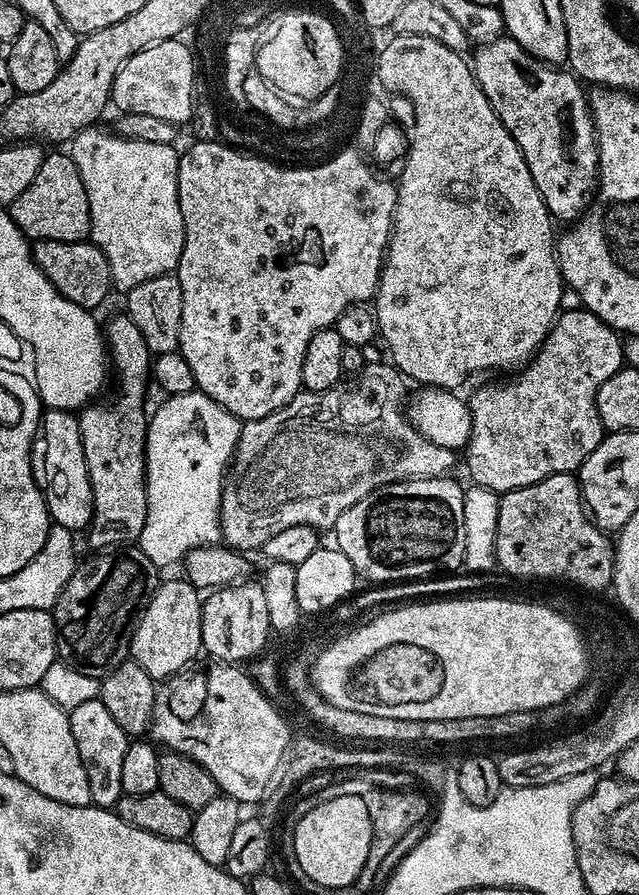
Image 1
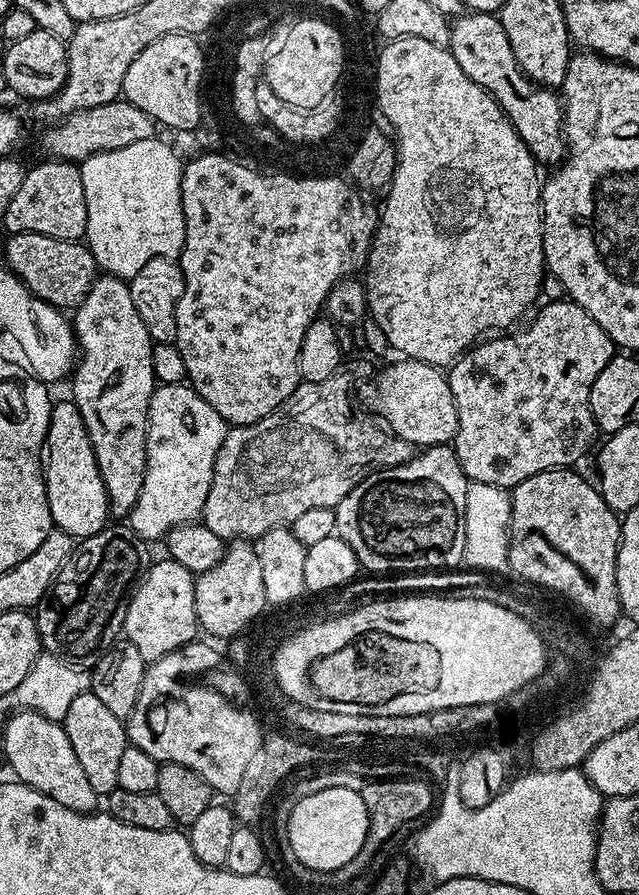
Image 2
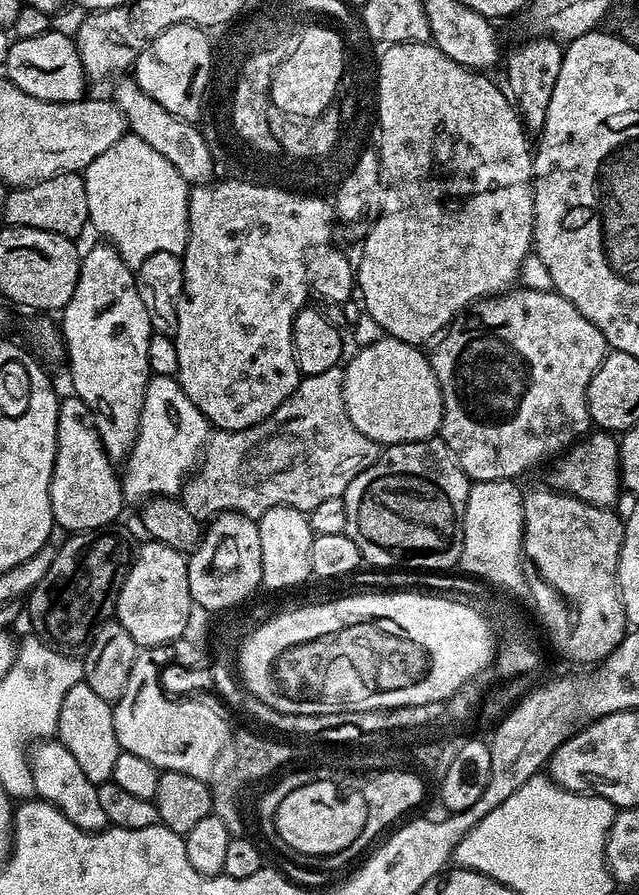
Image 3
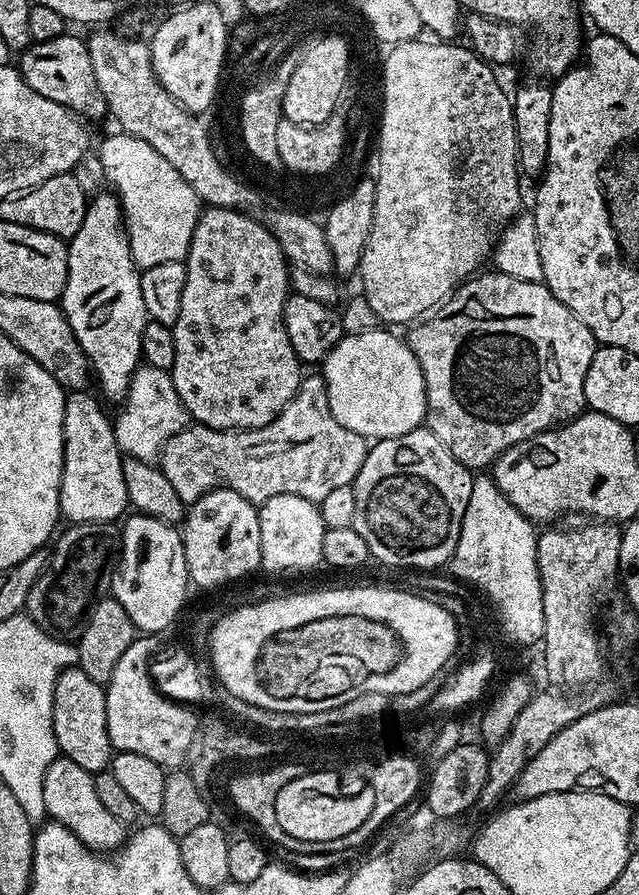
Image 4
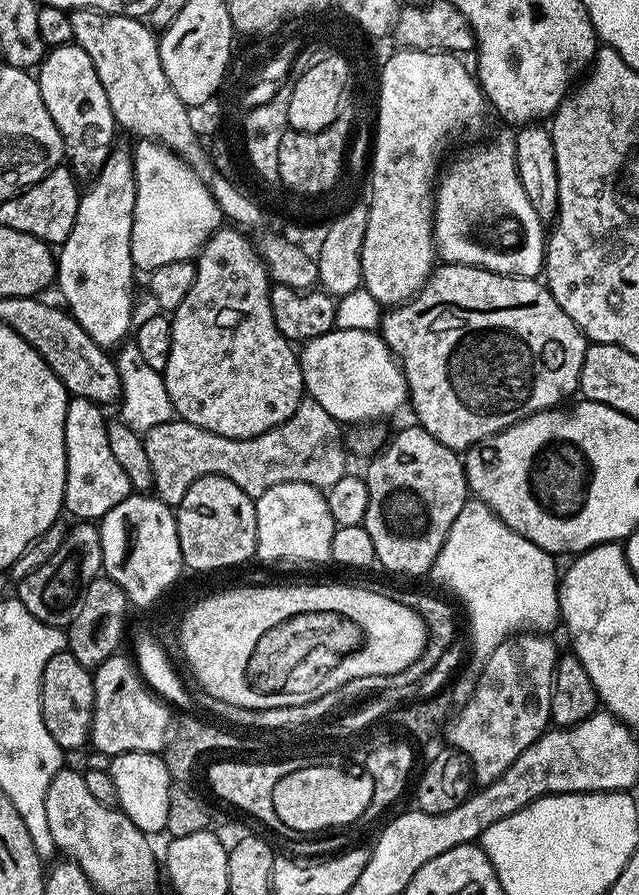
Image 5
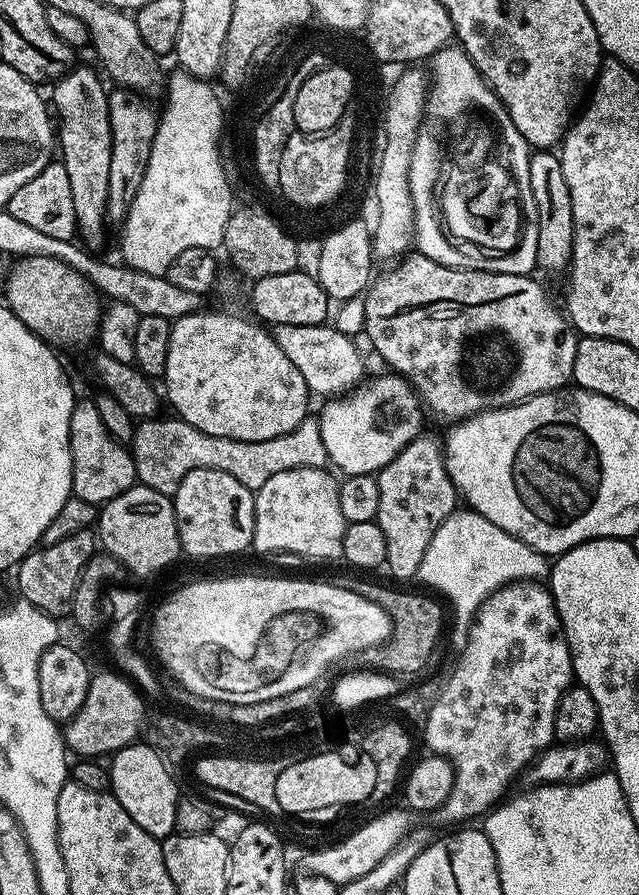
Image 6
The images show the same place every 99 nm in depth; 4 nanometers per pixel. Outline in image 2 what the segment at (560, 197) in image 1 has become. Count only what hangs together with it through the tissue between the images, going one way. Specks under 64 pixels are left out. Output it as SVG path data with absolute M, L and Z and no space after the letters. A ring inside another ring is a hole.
M472 10L463 16L455 17L450 24L447 49L458 62L458 66L462 66L462 70L466 70L470 79L478 82L478 86L482 86L482 90L486 90L498 102L498 106L508 116L508 121L512 123L514 130L522 138L522 142L532 152L537 165L552 164L551 166L556 166L565 159L564 105L561 97L553 89L529 80L528 75L518 66L518 62L514 58L514 50L510 50L510 38L506 38L506 30L502 30L499 15Z

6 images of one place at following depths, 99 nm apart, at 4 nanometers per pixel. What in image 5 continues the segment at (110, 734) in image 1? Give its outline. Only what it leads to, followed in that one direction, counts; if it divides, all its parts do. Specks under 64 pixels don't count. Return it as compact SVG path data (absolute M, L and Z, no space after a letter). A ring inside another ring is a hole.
M67 650L54 654L42 670L40 701L42 702L42 722L50 730L50 738L58 742L65 753L72 754L79 748L88 748L92 738L92 719L94 718L93 673L74 654Z

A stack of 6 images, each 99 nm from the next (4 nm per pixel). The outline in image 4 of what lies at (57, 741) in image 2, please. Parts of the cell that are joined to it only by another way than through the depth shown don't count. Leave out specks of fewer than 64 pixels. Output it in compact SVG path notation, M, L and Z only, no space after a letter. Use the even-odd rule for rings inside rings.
M60 756L46 770L42 798L46 798L46 813L55 823L66 826L66 830L73 832L92 851L108 854L124 843L126 825L103 808L92 778L93 773L74 766L70 758Z

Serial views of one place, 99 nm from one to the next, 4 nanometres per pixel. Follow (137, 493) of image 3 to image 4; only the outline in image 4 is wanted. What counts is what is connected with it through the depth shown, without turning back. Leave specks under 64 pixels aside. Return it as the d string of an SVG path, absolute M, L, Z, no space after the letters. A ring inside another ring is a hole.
M141 363L134 370L128 392L119 408L120 413L114 416L116 441L125 457L133 456L139 460L155 461L163 450L164 443L190 423L182 398L178 398L178 390L174 390L172 373L158 370L146 363Z

